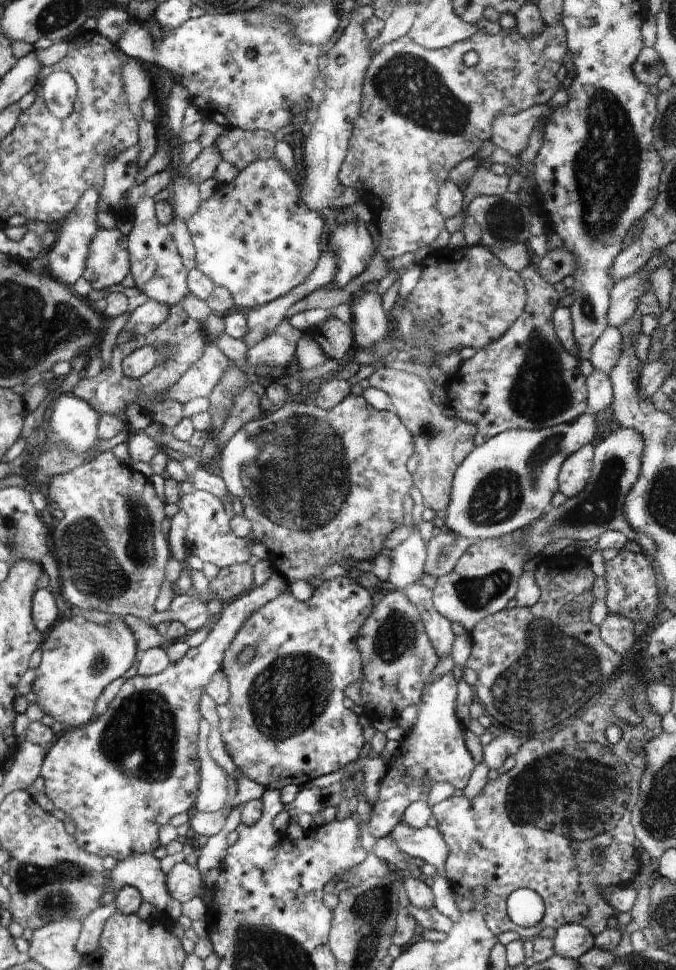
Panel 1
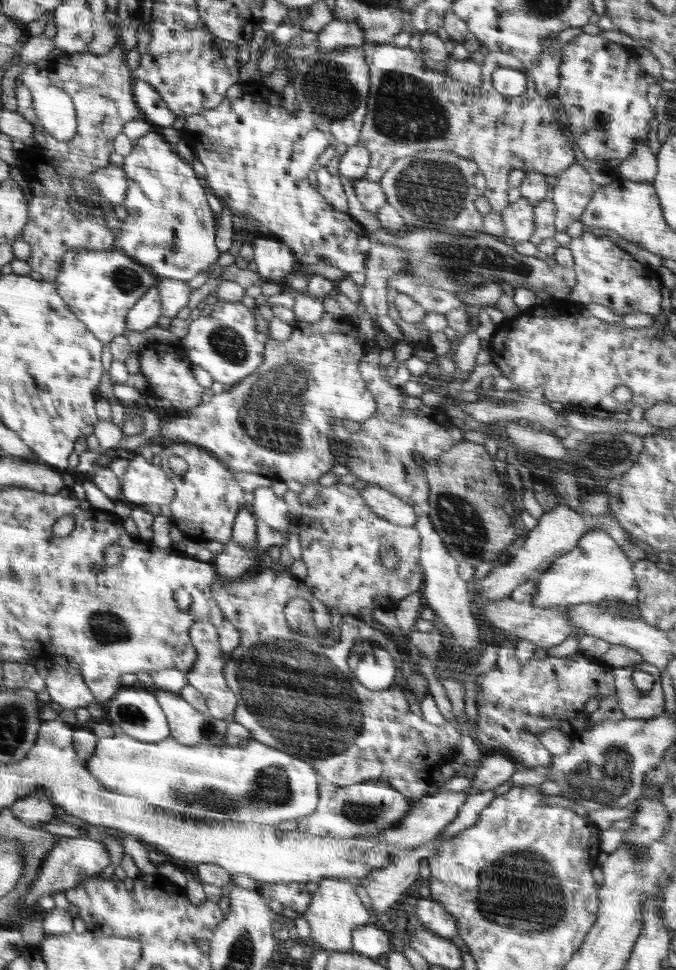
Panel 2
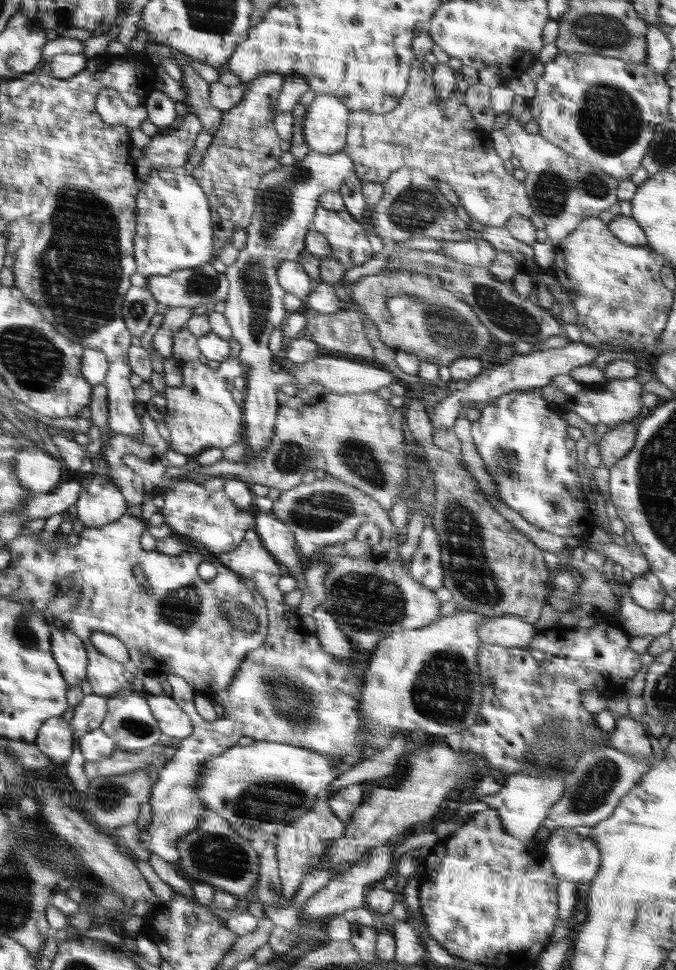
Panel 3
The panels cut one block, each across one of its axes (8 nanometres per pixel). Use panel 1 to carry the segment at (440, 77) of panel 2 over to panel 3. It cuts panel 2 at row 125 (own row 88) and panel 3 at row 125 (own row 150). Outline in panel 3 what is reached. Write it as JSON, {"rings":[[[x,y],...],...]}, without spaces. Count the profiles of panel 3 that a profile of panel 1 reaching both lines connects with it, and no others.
{"rings":[[[414,59],[410,65],[407,87],[396,108],[384,114],[374,114],[368,110],[349,111],[346,144],[342,151],[353,160],[354,174],[362,184],[383,184],[392,172],[402,167],[422,170],[428,176],[446,182],[458,196],[458,205],[470,219],[482,223],[486,228],[504,227],[512,216],[530,218],[534,215],[524,183],[506,172],[504,161],[493,147],[490,131],[476,124],[465,105],[463,94],[457,89],[455,95],[446,100],[437,96],[430,68],[418,59]]]}

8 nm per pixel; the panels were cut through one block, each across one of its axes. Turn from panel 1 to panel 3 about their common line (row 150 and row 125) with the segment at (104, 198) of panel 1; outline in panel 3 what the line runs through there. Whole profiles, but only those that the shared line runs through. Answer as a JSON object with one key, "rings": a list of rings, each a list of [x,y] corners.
{"rings":[[[102,88],[94,103],[96,112],[108,124],[123,125],[128,130],[140,128],[143,120],[147,119],[147,110],[143,104],[136,108],[129,107],[121,94],[114,88]]]}

